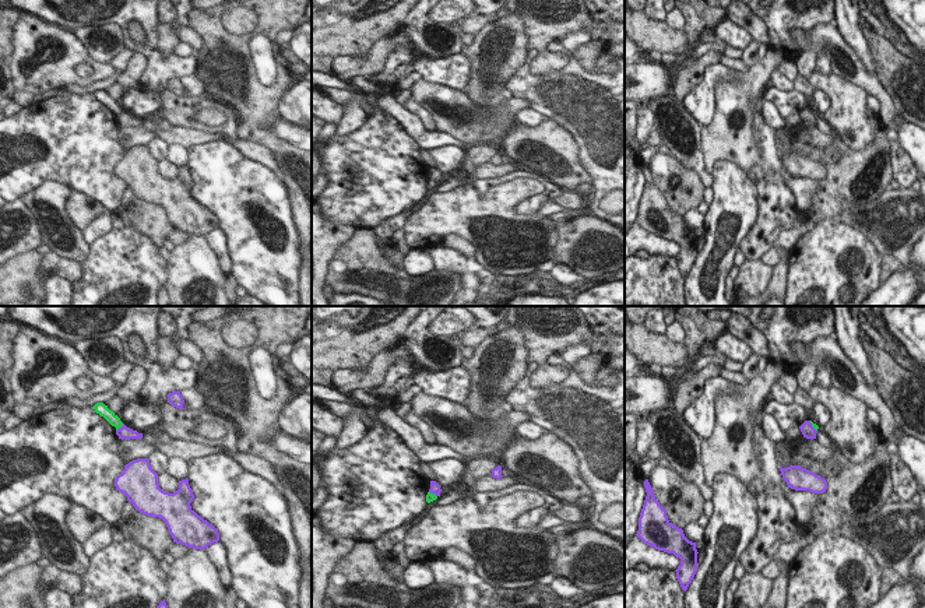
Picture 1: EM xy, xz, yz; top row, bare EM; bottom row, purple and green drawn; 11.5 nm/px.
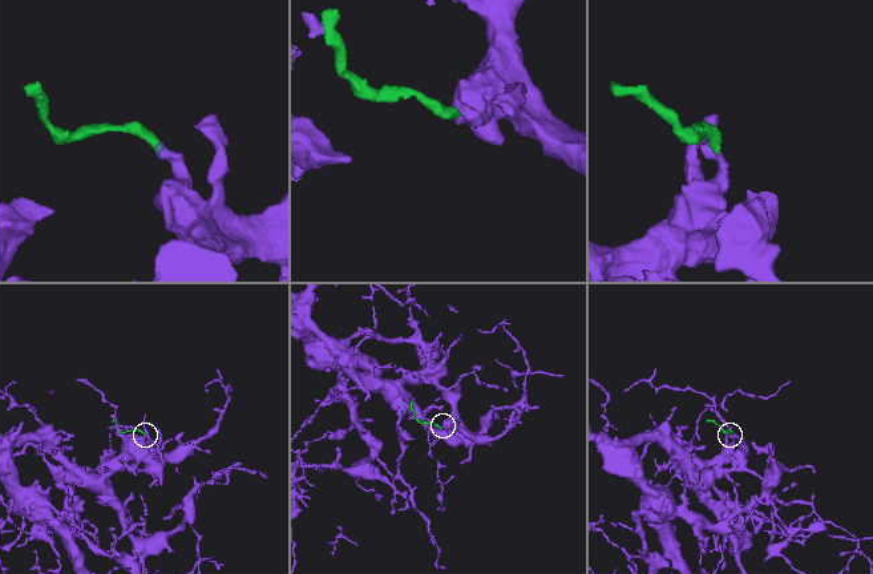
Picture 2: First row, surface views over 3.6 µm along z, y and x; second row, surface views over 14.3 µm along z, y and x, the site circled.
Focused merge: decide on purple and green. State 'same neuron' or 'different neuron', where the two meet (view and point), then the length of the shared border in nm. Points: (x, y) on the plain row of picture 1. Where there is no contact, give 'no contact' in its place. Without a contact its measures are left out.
different neuron; meets purple in xy at (119, 115); contact 130 nm long

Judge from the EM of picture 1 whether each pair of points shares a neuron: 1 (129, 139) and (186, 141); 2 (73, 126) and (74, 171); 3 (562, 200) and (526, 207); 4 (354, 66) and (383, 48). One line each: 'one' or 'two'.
1: one
2: one
3: two
4: one

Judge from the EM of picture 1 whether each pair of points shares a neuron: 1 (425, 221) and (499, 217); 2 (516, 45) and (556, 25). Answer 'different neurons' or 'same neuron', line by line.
1: same neuron
2: different neurons

